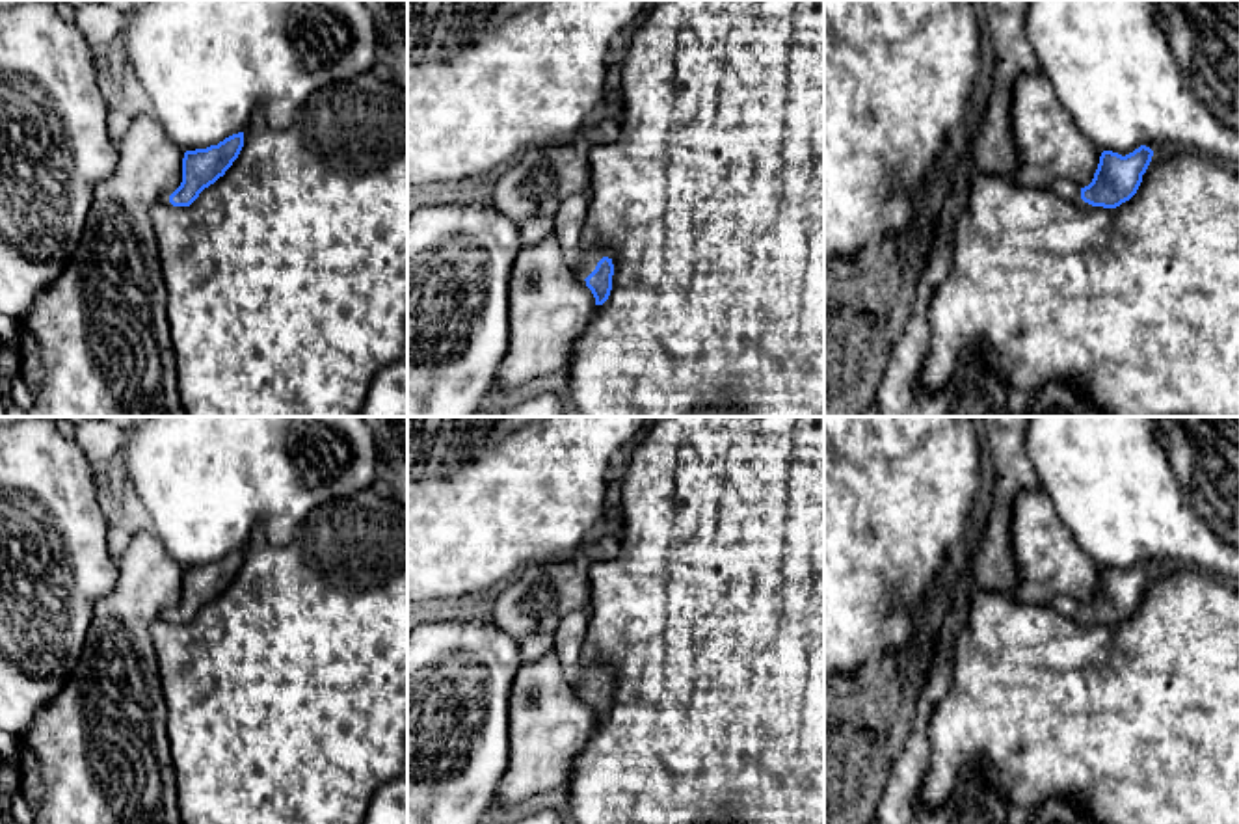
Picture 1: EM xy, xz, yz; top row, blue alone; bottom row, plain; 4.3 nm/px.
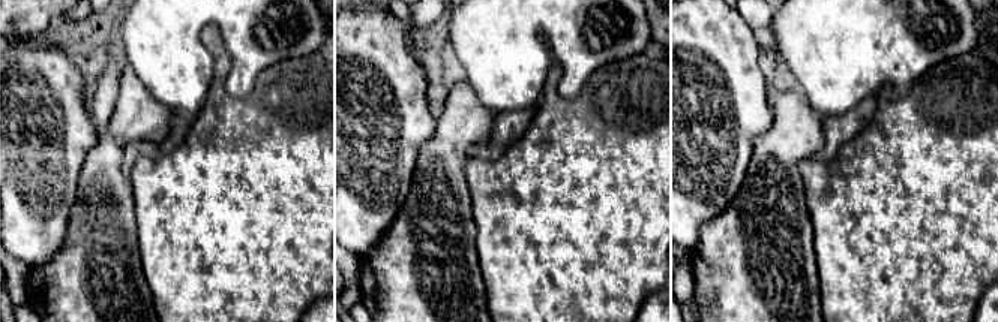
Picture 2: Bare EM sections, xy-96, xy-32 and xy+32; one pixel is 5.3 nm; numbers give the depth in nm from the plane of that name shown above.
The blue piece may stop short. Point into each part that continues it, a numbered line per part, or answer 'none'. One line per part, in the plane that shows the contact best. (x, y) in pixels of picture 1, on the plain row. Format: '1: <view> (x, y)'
1: xz (570, 637)

